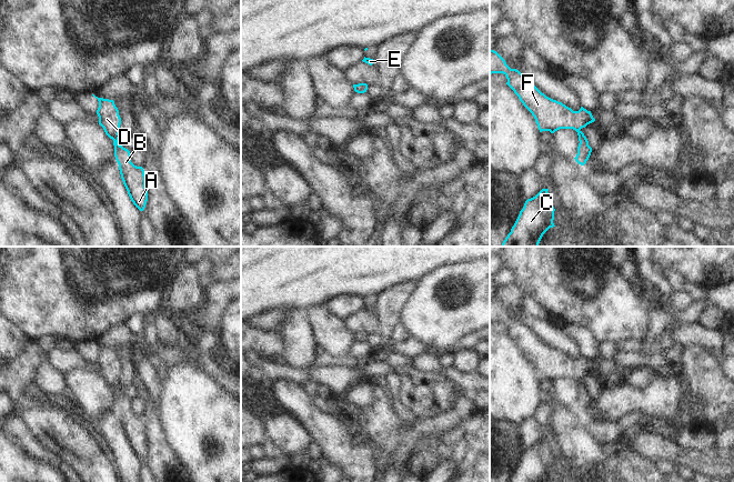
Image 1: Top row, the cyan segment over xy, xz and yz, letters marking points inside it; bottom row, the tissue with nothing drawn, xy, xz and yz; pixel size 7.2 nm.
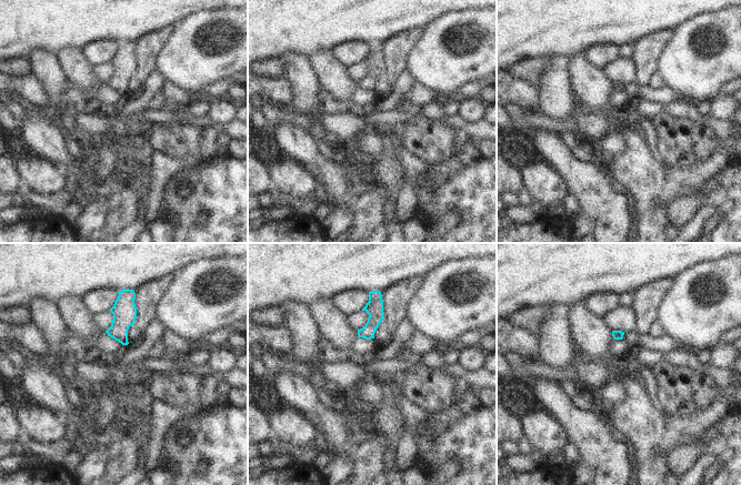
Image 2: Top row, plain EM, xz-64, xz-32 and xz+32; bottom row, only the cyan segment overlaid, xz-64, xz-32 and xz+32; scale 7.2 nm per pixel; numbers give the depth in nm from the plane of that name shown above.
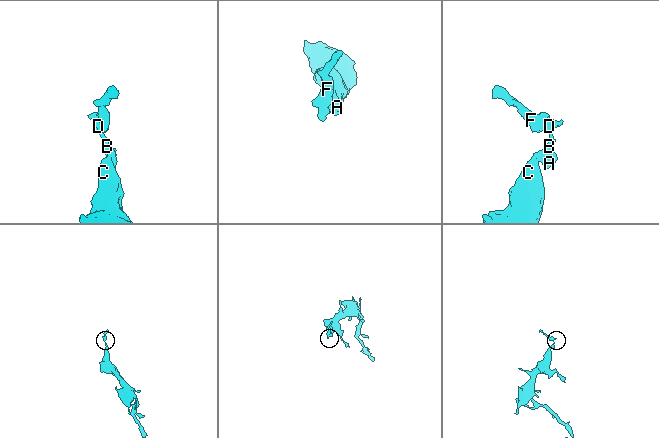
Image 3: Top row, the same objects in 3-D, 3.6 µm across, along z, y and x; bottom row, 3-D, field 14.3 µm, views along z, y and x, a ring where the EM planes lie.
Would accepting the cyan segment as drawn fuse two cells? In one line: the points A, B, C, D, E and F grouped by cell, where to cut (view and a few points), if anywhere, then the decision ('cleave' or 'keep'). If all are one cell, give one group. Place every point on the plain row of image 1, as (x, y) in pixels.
A B C D E F; no cut; keep

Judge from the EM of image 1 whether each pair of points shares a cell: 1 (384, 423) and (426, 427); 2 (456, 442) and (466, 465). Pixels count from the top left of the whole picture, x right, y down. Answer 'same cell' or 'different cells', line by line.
1: same cell
2: same cell

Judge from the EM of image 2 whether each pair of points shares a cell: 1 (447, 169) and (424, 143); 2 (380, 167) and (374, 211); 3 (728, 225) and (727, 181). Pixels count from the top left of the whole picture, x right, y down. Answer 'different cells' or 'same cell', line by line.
1: different cells
2: different cells
3: same cell

